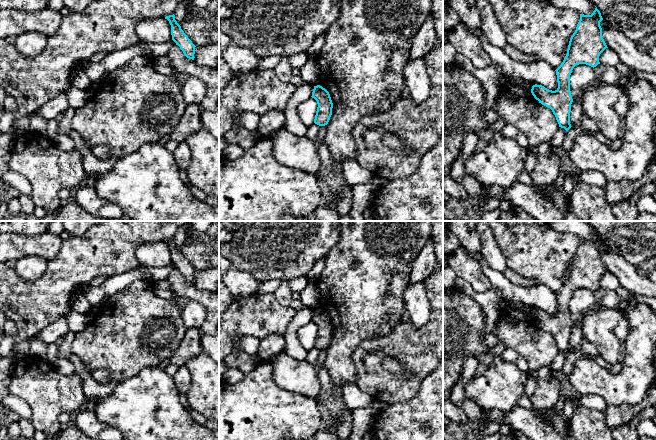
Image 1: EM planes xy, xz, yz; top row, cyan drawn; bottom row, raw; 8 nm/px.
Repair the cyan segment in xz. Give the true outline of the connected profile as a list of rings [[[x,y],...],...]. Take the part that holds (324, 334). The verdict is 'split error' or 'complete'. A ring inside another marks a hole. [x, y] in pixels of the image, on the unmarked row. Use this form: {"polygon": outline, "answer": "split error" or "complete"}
{"polygon": [[[320,309],[314,310],[312,322],[317,325],[318,331],[314,343],[314,347],[319,350],[328,348],[332,339],[333,327],[329,316]]], "answer": "complete"}

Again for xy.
{"polygon": [[[175,239],[166,240],[165,243],[167,243],[171,249],[172,264],[180,271],[187,282],[194,284],[196,270],[181,253],[181,250],[175,244]]], "answer": "complete"}

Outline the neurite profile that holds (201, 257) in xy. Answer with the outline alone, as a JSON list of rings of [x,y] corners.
[[[190,229],[181,253],[196,271],[219,267],[219,256]]]

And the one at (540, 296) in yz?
[[[468,251],[468,253],[479,263],[482,273],[503,302],[519,302],[528,307],[542,309],[552,315],[557,314],[556,295],[547,286],[542,284],[530,287],[515,285],[503,273],[493,270],[480,252]]]

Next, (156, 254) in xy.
[[[165,241],[142,244],[135,255],[142,266],[159,268],[172,264],[171,249]]]

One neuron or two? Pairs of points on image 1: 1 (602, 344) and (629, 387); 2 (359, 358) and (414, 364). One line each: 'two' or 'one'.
1: two
2: one

